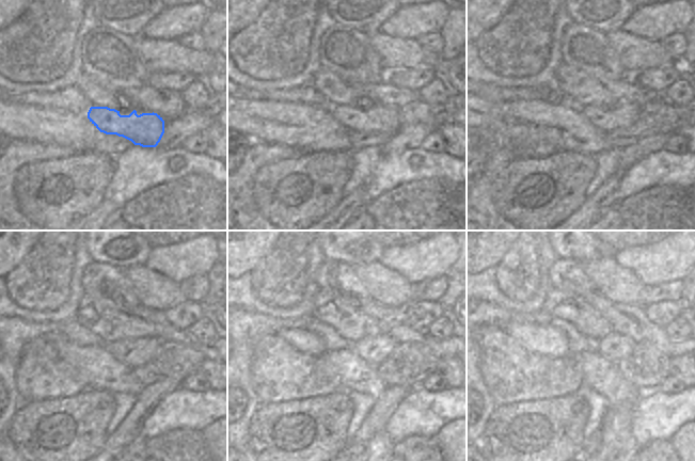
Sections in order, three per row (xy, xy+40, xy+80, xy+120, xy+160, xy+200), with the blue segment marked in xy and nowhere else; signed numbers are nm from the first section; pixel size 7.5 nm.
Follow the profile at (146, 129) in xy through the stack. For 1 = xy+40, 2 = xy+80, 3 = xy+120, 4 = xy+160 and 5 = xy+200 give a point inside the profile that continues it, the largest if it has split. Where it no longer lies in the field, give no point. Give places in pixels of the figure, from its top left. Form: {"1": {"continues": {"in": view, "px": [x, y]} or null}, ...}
{"1": {"continues": {"in": "xy+40", "px": [390, 123]}}, "2": {"continues": {"in": "xy+80", "px": [609, 123]}}, "3": {"continues": {"in": "xy+120", "px": [132, 361]}}, "4": {"continues": {"in": "xy+160", "px": [372, 358]}}, "5": {"continues": {"in": "xy+200", "px": [612, 356]}}}

